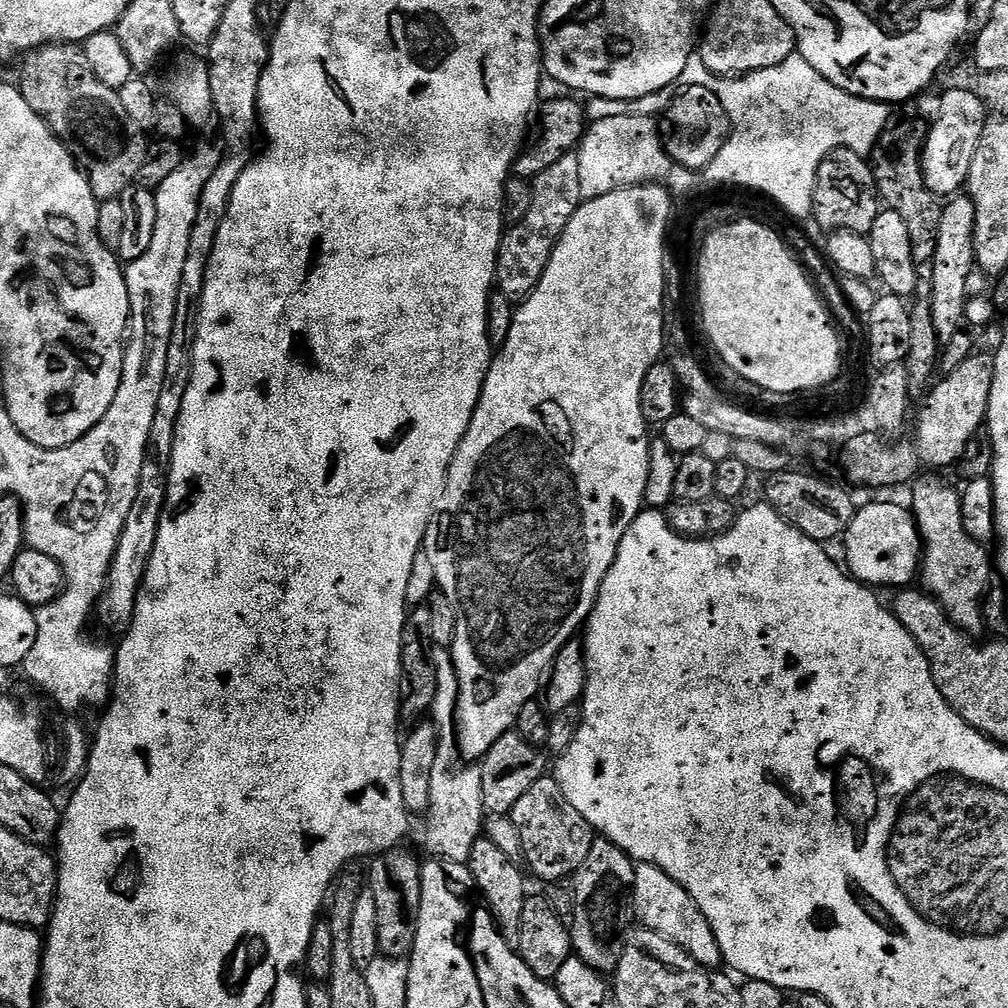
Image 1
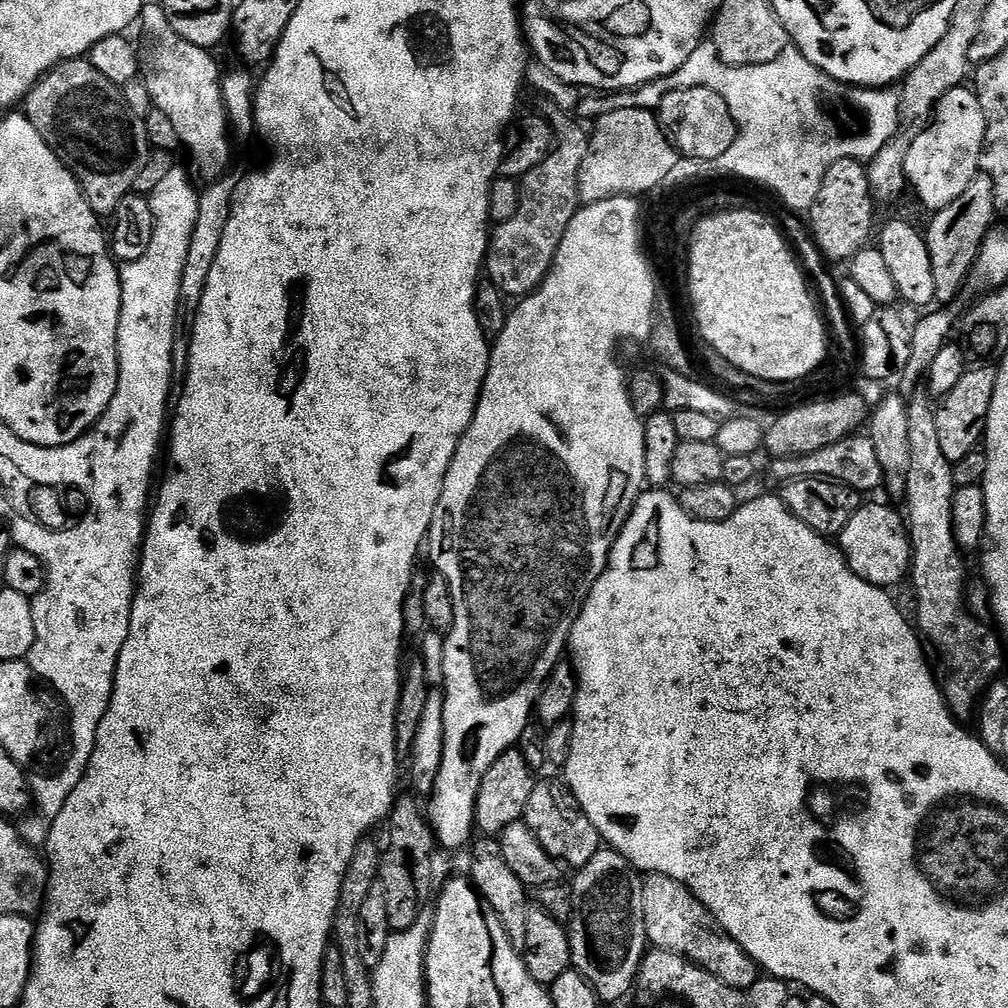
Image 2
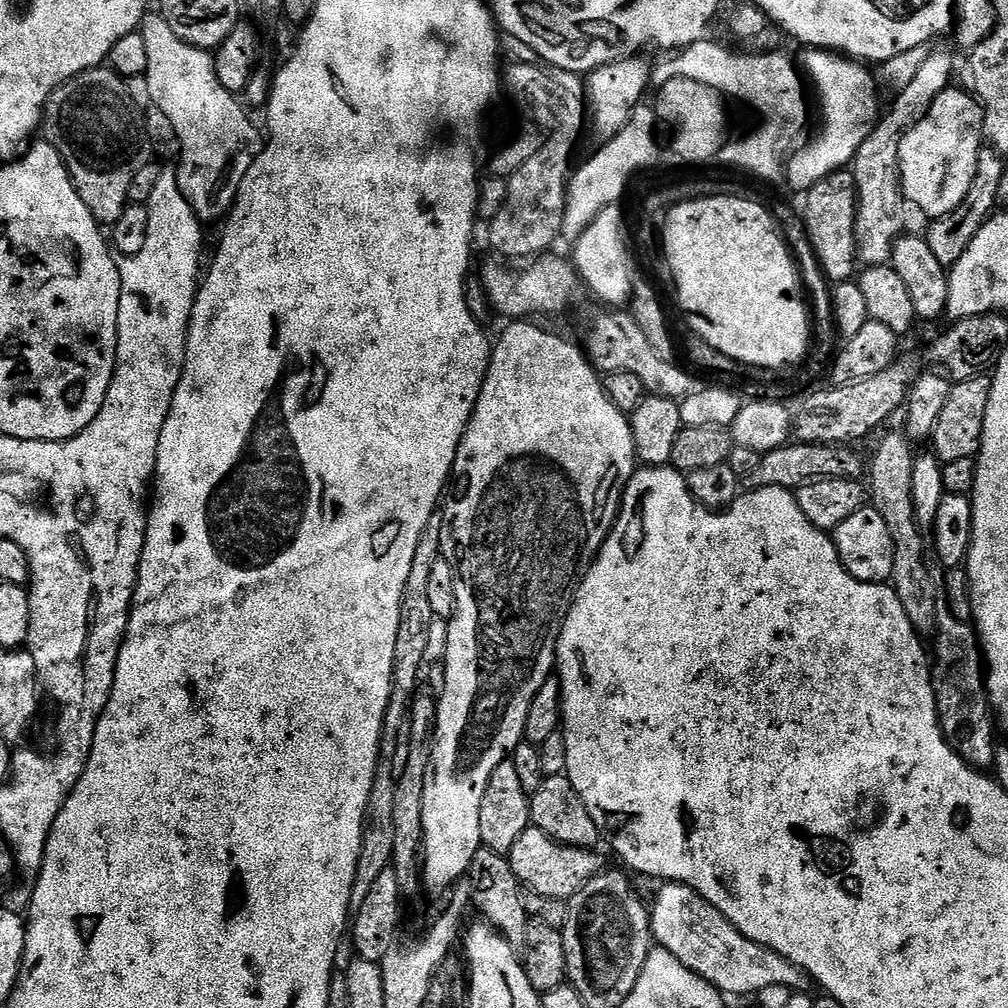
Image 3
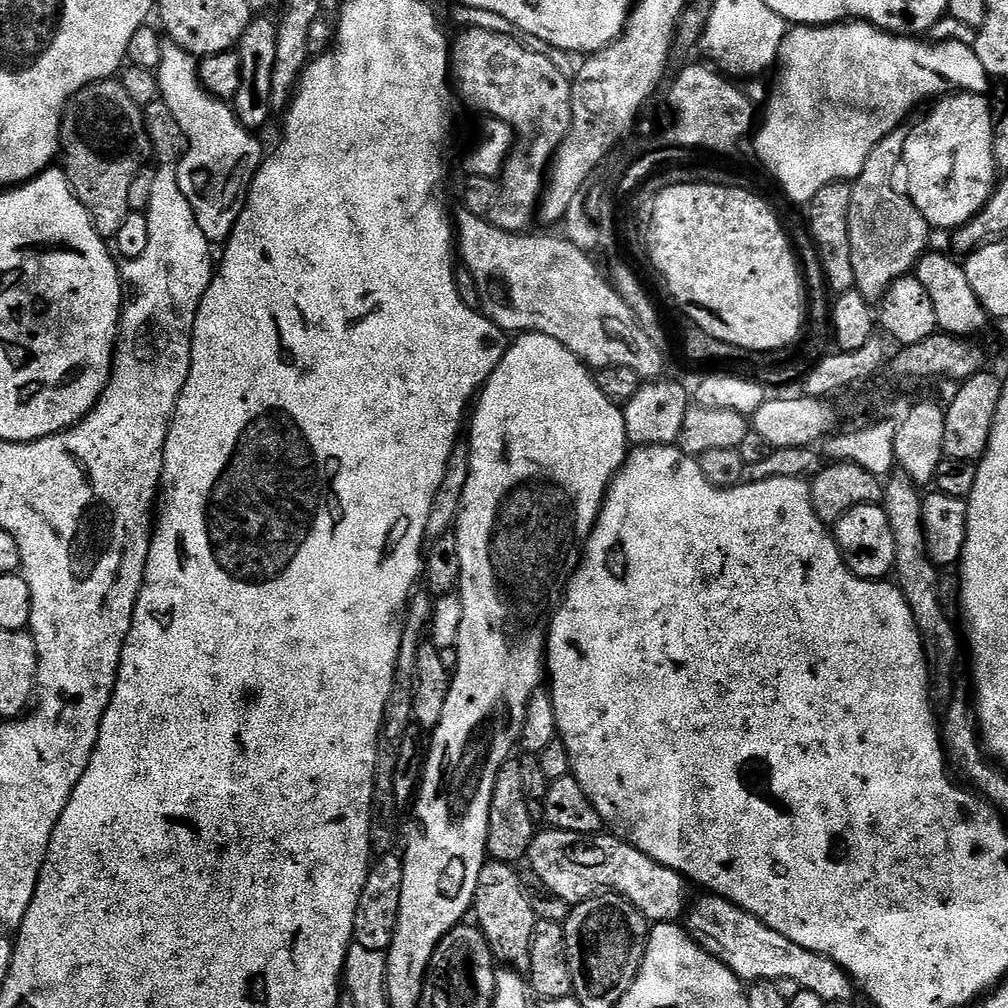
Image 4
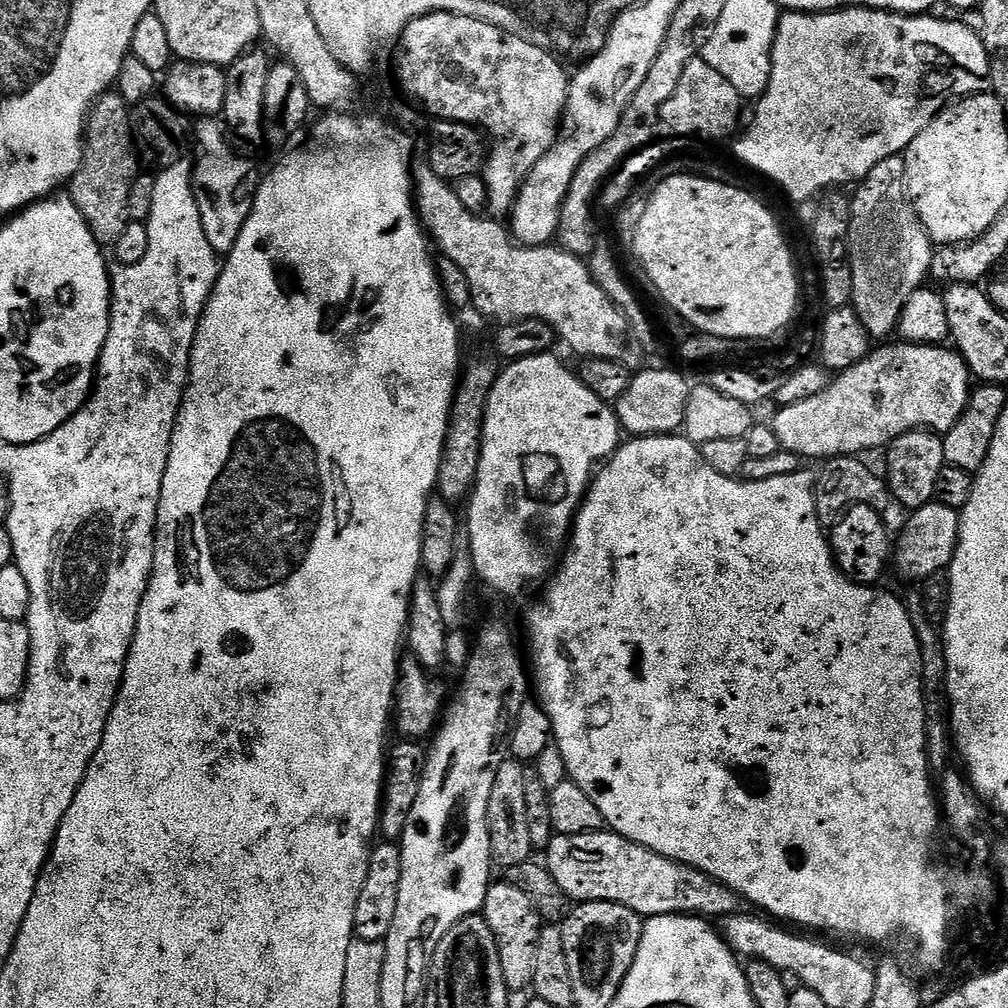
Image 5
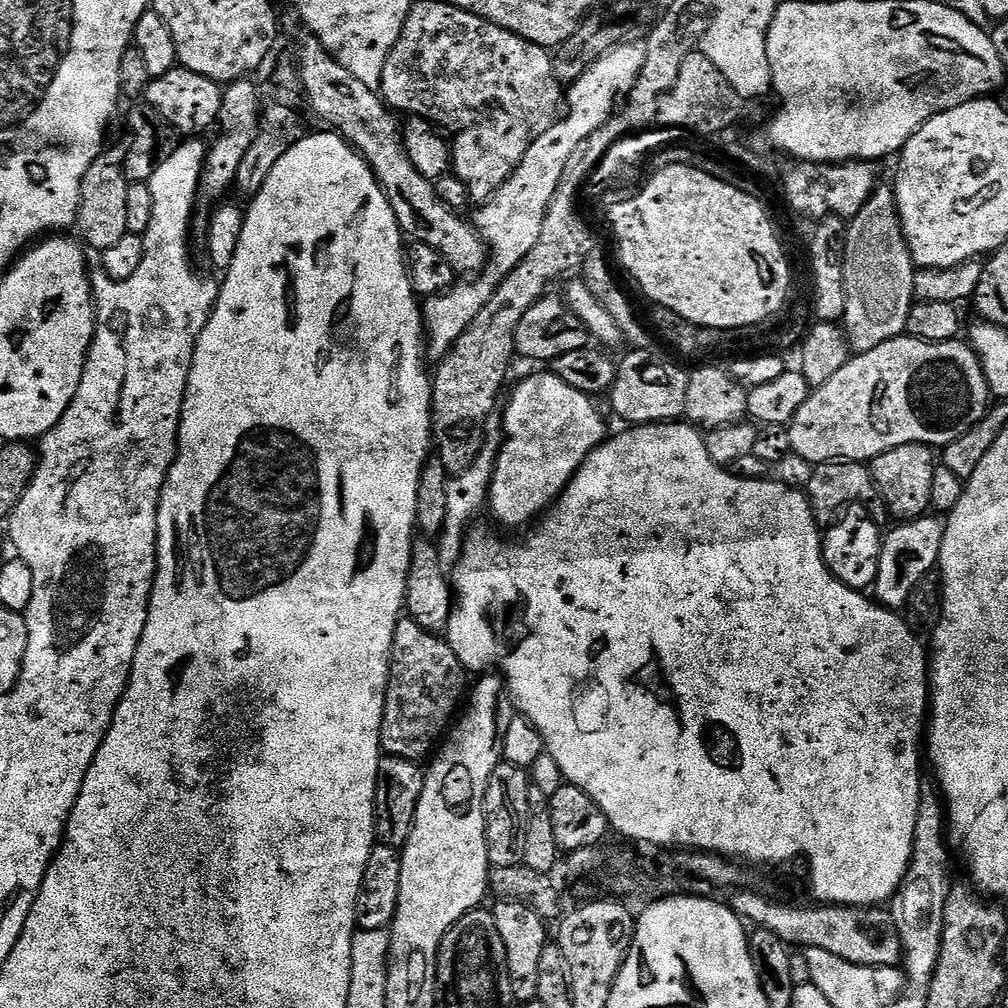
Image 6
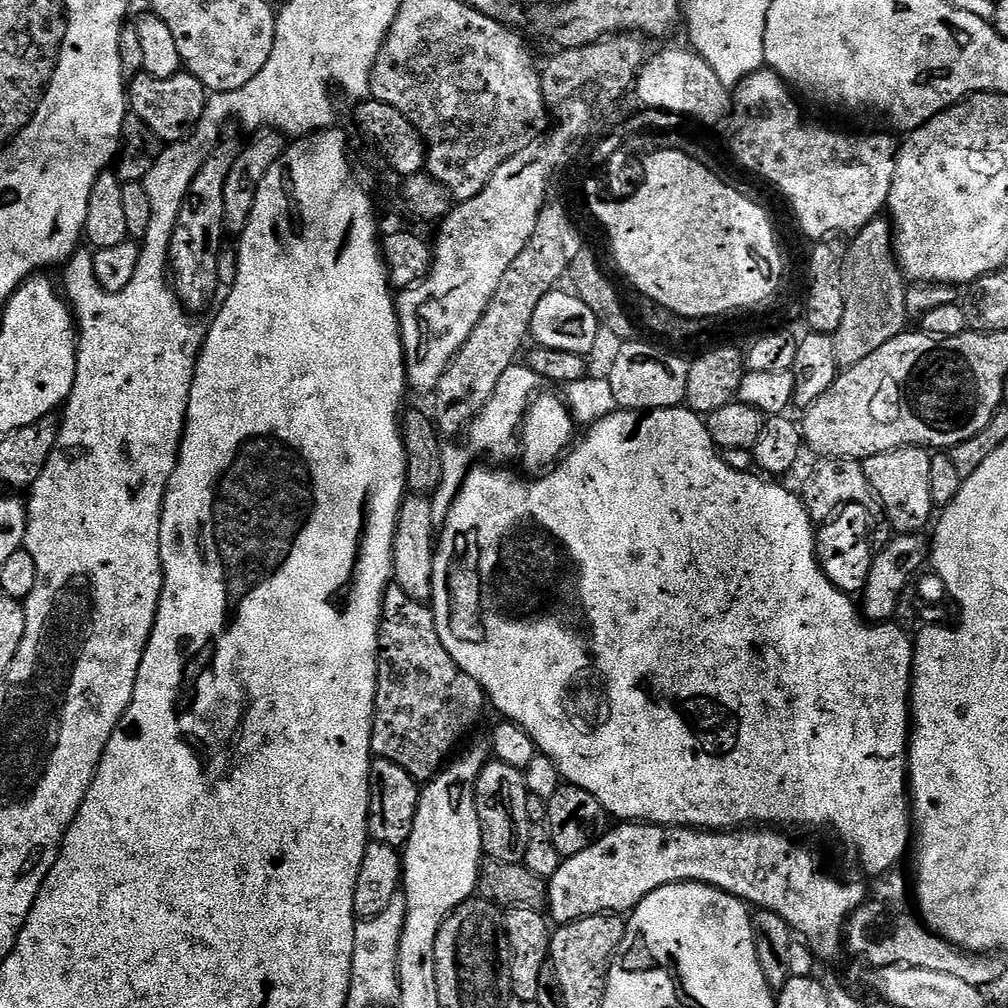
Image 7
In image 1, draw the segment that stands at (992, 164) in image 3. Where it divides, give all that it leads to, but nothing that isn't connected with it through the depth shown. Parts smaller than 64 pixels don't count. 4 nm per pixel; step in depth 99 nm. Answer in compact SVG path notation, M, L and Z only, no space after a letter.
M957 194L942 207L942 218L938 222L938 250L934 250L932 317L934 330L942 342L954 338L954 334L965 327L965 303L970 297L968 279L975 268L974 202L967 194Z

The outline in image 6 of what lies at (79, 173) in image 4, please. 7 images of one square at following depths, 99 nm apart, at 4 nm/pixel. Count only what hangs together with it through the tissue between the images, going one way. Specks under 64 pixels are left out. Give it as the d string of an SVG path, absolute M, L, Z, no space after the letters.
M109 147L86 170L80 187L80 205L76 215L75 227L80 228L79 239L89 249L99 253L105 252L110 246L114 246L126 233L126 194L129 182L124 176L124 154L118 147Z

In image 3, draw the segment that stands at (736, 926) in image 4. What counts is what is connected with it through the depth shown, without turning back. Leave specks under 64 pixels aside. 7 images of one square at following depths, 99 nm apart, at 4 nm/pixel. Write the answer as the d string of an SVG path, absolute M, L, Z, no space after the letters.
M664 882L659 888L656 901L650 904L655 943L675 954L702 979L709 980L721 994L752 998L773 984L793 990L807 989L804 987L810 984L809 977L795 964L782 954L743 936L709 900L699 896L690 885Z

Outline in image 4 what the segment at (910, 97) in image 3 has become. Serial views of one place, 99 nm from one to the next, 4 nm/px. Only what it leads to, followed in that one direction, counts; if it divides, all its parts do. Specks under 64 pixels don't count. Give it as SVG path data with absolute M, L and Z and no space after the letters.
M899 128L884 138L867 156L862 174L851 183L850 262L854 262L855 291L870 302L879 301L892 283L909 275L930 248L928 221L913 206L907 191L899 192L895 184L904 161L905 135Z

